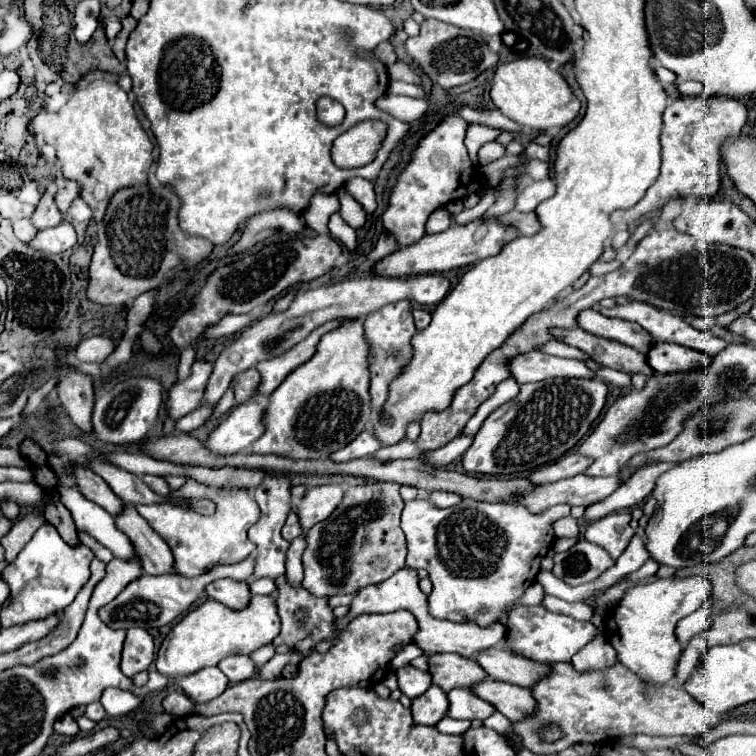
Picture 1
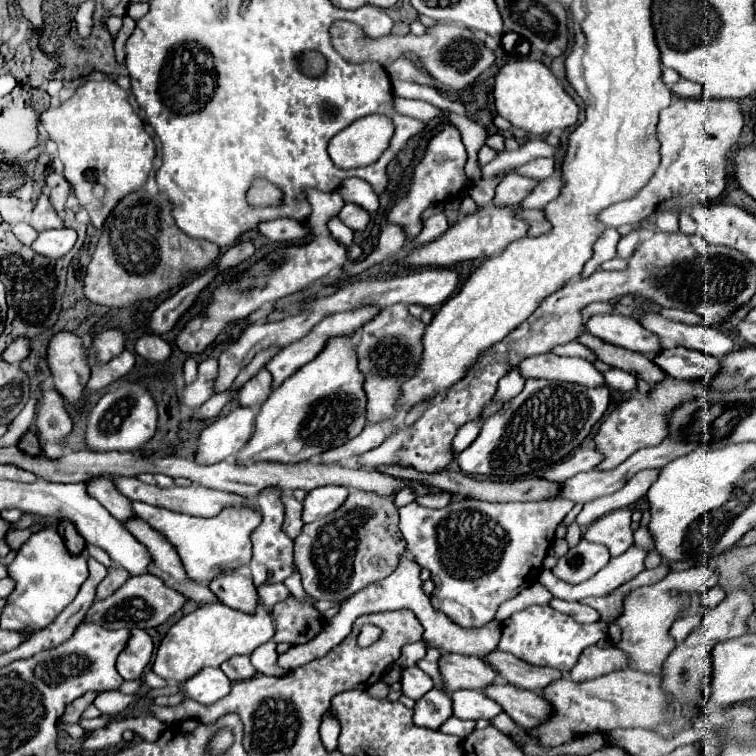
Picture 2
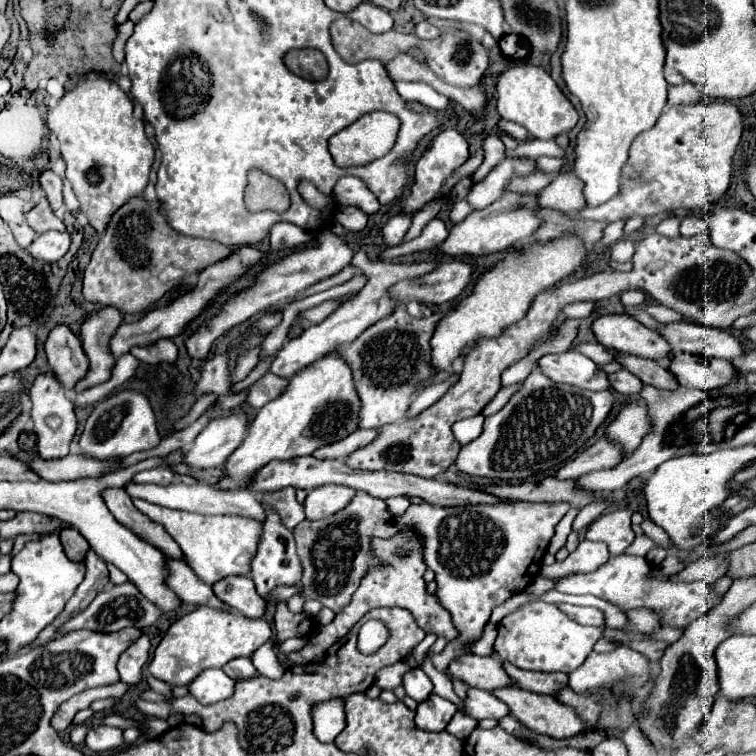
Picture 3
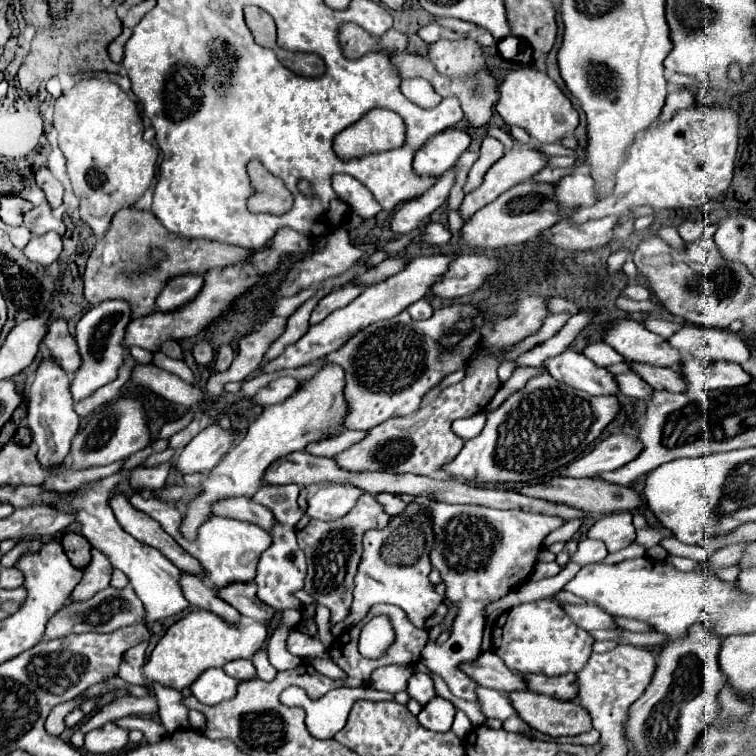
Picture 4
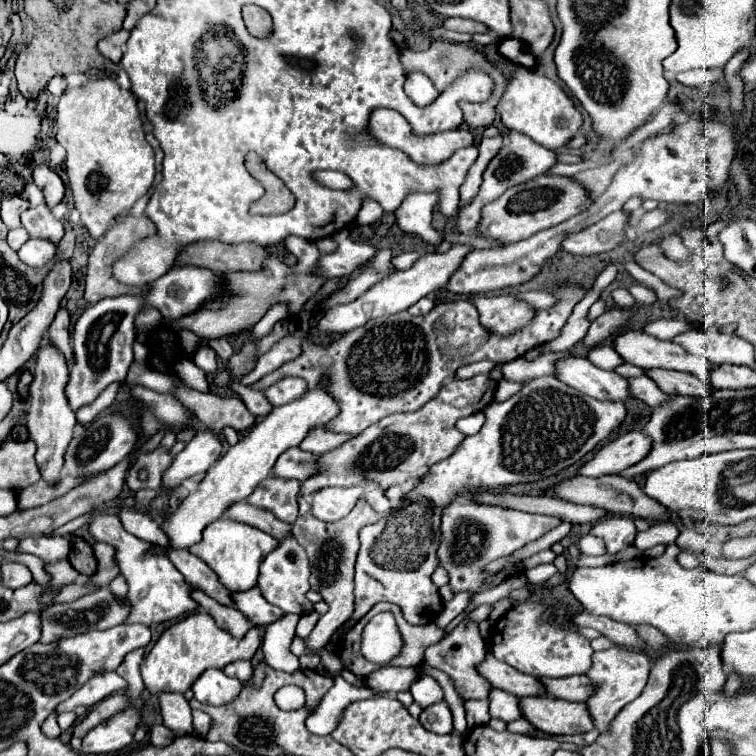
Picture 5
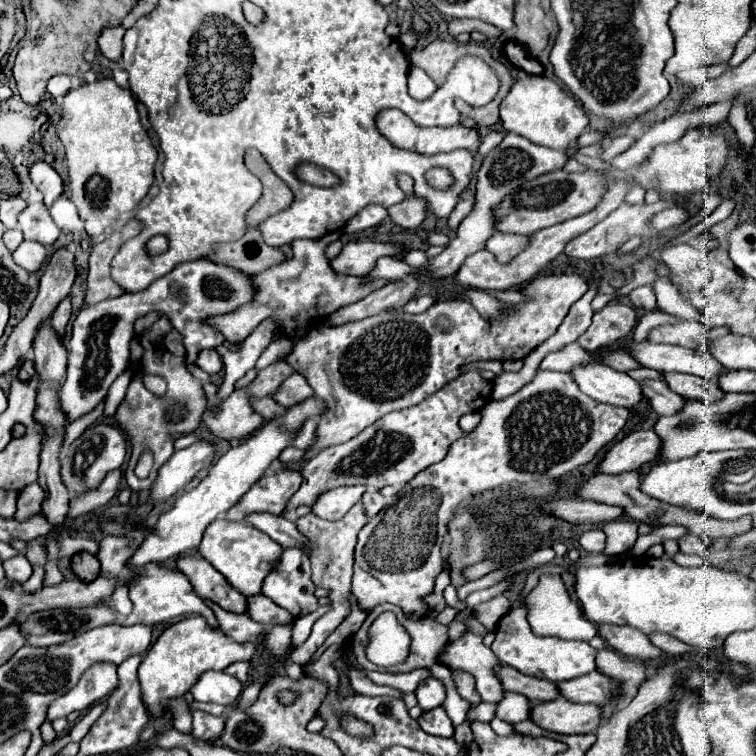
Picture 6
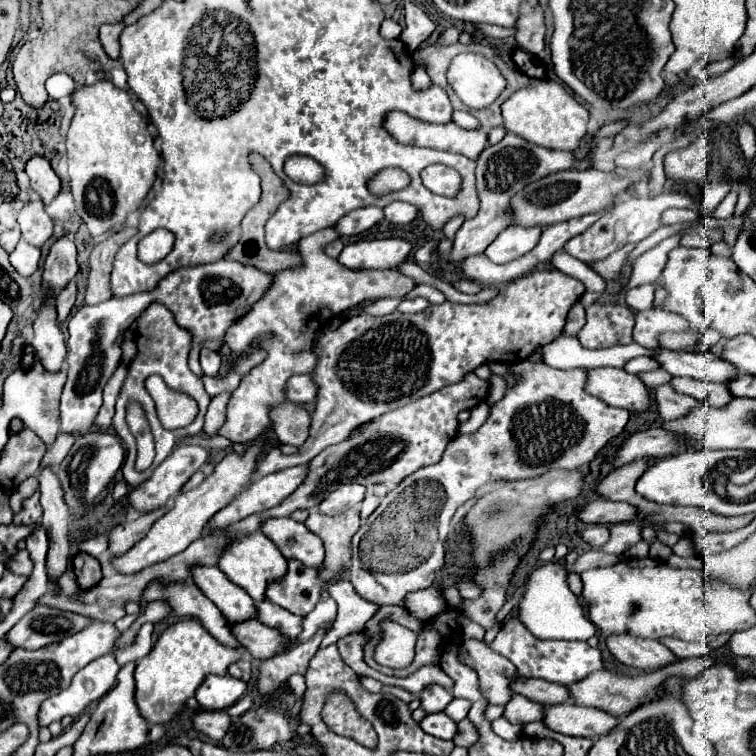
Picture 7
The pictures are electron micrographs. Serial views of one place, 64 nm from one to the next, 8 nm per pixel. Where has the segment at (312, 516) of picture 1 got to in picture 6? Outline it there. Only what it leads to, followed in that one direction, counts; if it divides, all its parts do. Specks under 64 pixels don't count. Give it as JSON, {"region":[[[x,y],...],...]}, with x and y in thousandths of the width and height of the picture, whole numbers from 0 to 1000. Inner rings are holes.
{"region":[[[476,643],[439,646],[423,653],[423,661],[418,661],[418,667],[413,669],[413,677],[429,688],[450,688],[471,664],[476,664],[481,648],[484,646]]]}

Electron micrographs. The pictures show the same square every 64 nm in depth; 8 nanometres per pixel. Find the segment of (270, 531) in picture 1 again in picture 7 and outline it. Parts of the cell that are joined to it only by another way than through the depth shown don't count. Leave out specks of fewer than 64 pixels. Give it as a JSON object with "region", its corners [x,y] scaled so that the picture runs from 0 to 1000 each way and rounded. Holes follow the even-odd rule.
{"region":[[[381,741],[381,757],[370,767],[357,767],[352,791],[392,815],[405,815],[423,794],[426,770],[415,751],[397,746],[397,741]]]}

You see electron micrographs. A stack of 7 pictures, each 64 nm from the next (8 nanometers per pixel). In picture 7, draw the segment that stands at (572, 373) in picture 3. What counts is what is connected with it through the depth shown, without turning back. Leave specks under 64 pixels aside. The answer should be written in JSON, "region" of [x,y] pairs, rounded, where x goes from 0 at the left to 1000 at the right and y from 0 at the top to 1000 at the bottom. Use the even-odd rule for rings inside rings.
{"region":[[[783,487],[775,492],[775,519],[796,532],[833,545],[852,545],[860,537],[860,521],[852,505],[823,487]]]}

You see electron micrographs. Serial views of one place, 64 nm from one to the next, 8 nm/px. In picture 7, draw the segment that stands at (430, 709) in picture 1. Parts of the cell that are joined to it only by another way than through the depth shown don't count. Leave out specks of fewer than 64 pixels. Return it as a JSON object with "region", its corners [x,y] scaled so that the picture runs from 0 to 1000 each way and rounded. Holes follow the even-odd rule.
{"region":[[[577,942],[577,944],[563,944],[556,955],[556,963],[577,976],[585,979],[598,979],[603,971],[603,955],[598,950],[593,950],[587,942]]]}

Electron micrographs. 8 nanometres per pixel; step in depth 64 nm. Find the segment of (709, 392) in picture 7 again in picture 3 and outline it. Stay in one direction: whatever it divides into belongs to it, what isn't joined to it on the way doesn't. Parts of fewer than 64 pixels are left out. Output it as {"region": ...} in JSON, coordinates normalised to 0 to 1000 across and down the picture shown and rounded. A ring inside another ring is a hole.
{"region":[[[815,466],[815,479],[820,484],[825,484],[831,492],[836,492],[839,497],[844,497],[852,508],[860,508],[865,513],[892,516],[897,511],[892,497],[873,479],[852,476],[852,474],[844,474],[844,471],[831,471],[831,468],[823,468],[823,466]]]}

